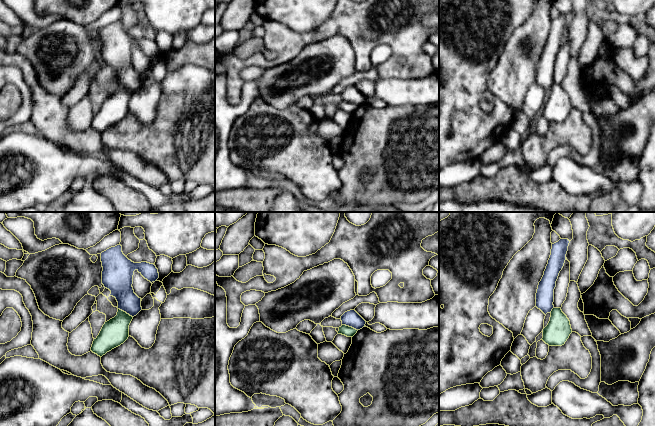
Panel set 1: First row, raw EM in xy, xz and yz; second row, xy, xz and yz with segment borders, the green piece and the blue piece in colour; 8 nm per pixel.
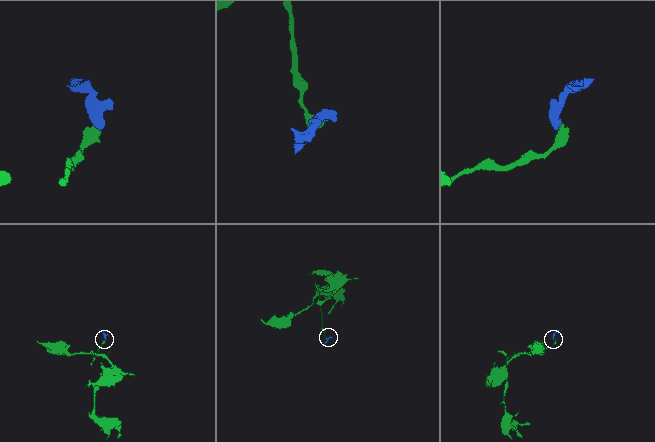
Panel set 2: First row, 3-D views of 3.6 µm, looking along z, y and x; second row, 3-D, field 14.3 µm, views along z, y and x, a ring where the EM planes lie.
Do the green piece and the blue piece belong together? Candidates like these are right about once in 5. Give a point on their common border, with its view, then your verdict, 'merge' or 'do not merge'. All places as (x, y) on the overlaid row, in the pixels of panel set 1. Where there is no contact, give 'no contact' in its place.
meets green in xz at (350, 327); do not merge

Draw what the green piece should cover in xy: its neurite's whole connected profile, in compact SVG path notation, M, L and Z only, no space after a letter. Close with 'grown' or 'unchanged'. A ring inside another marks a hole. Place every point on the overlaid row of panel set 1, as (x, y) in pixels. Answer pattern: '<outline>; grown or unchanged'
M118 309L117 315L105 322L99 335L94 339L91 351L102 357L123 344L129 337L129 325L133 317Z; unchanged

